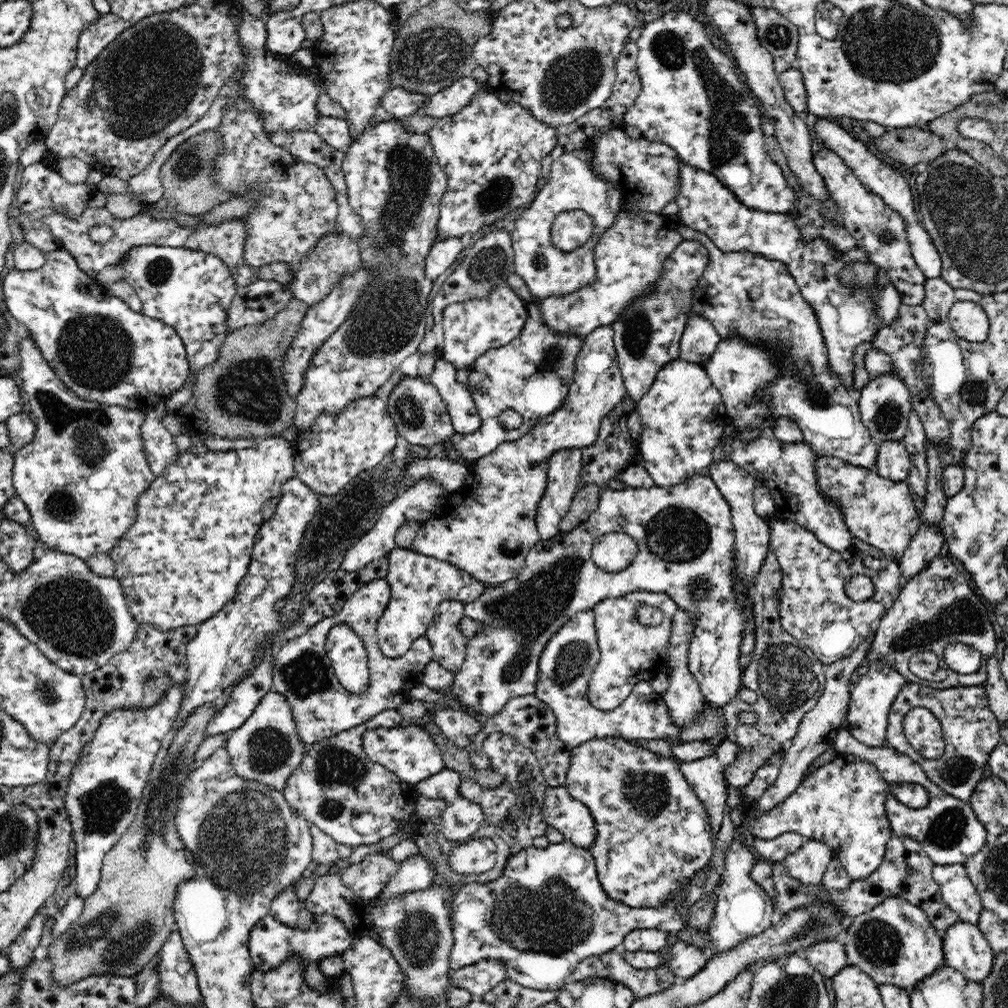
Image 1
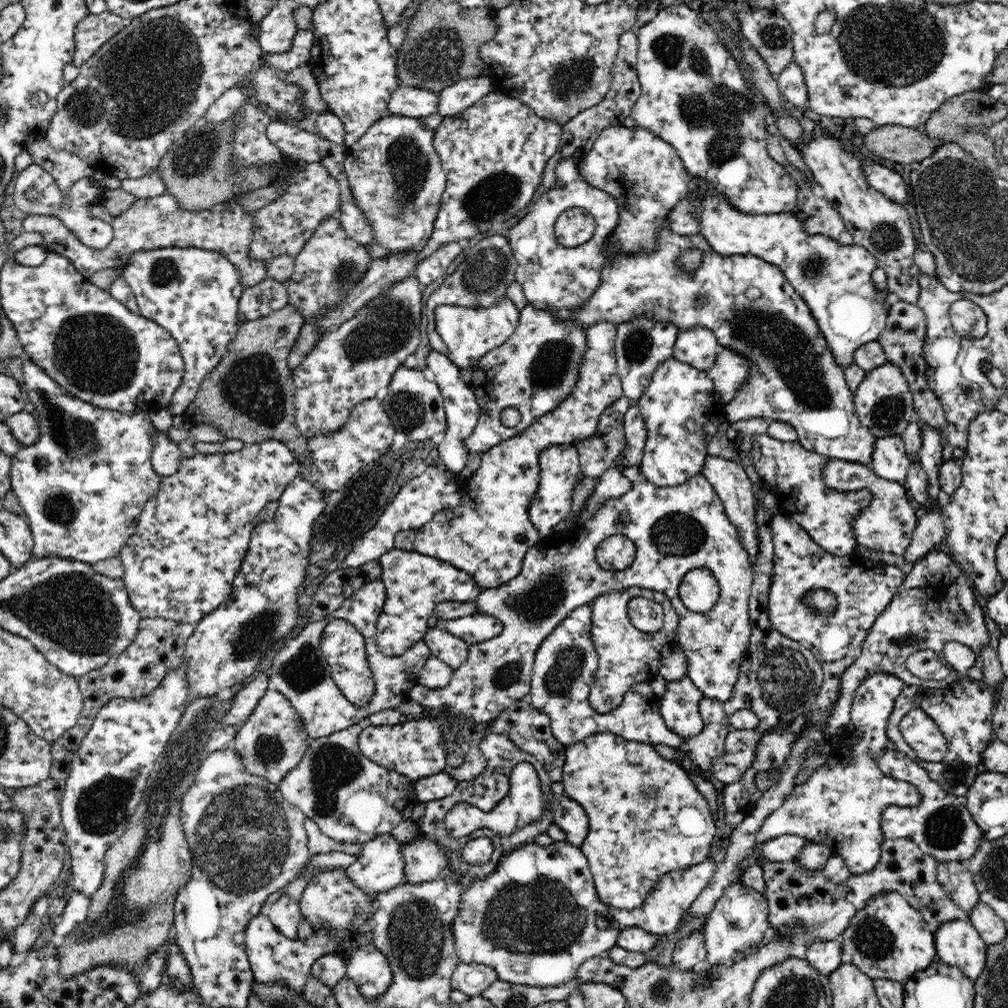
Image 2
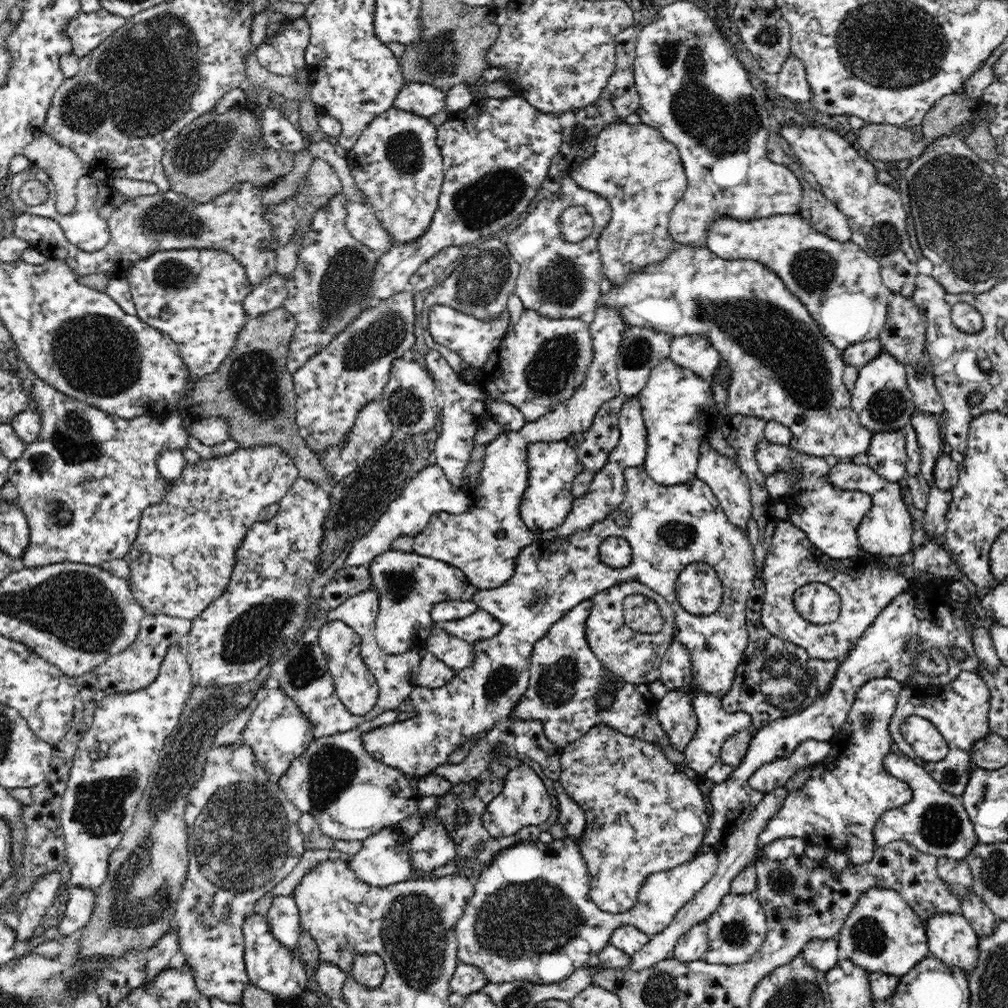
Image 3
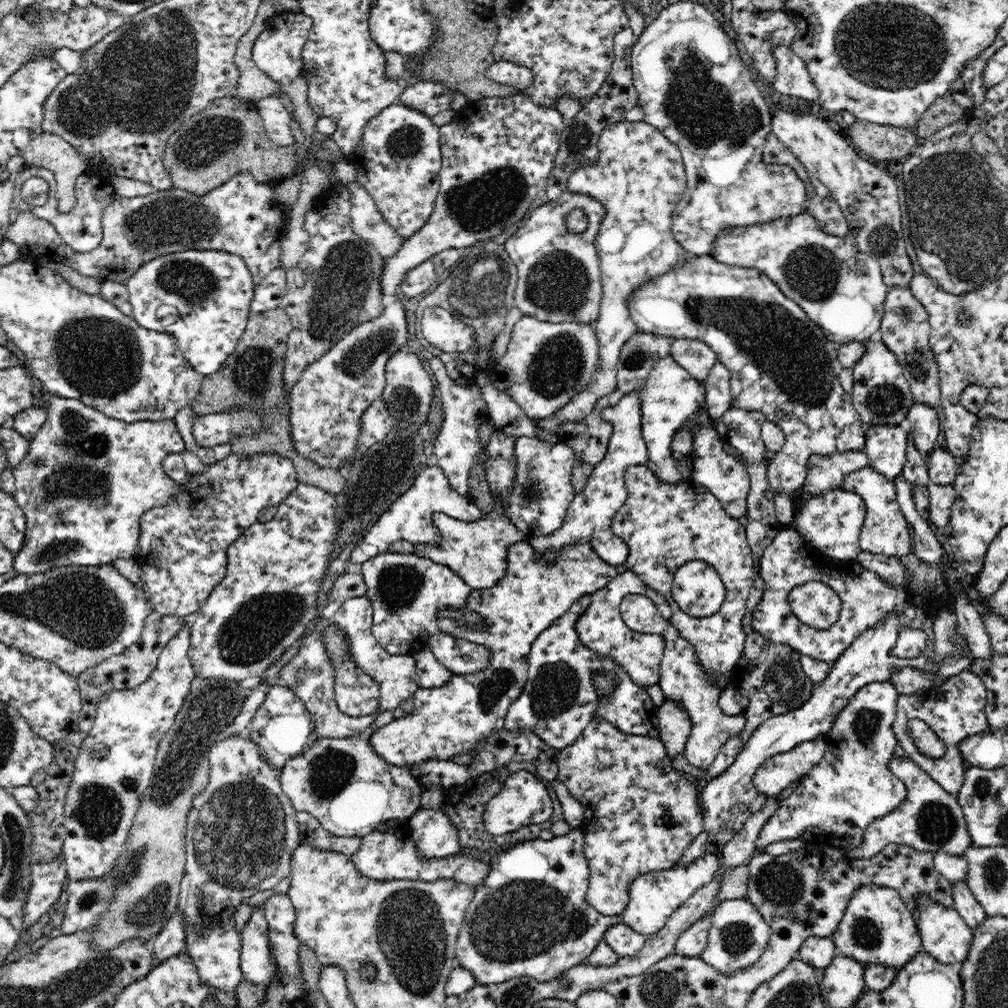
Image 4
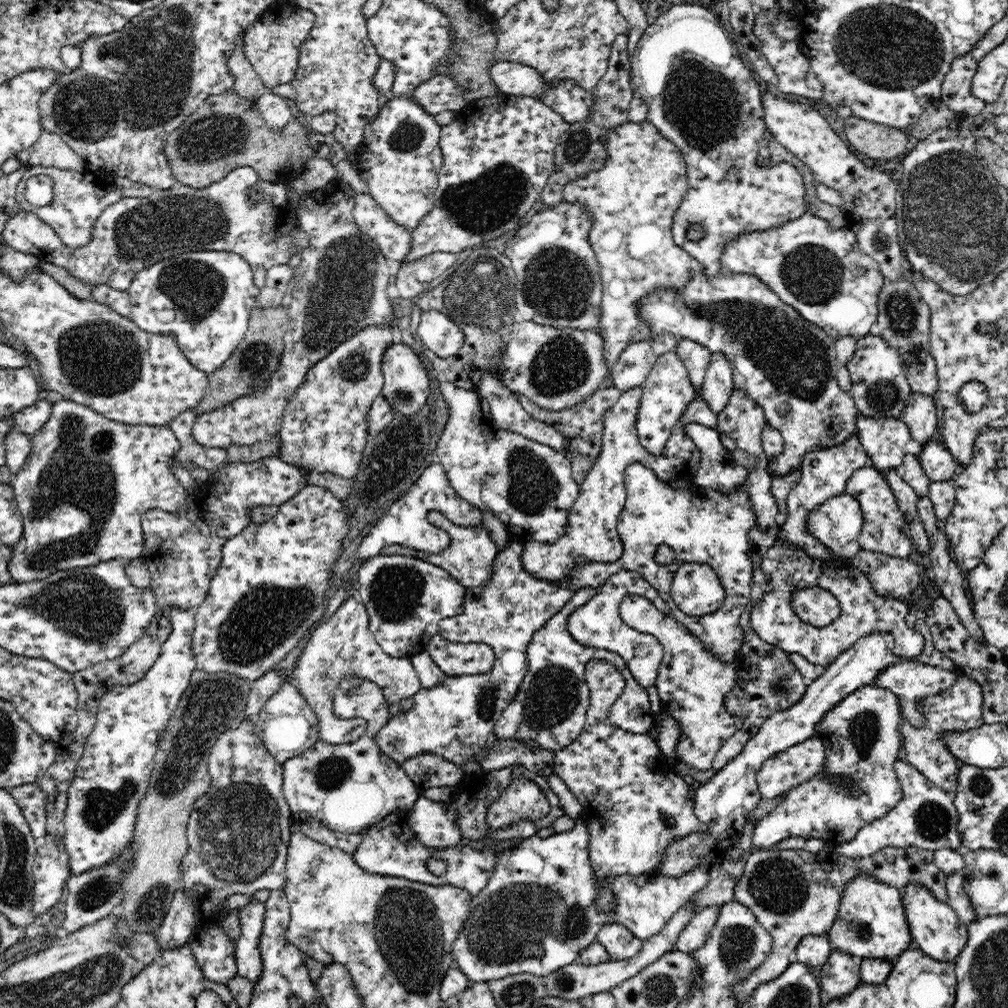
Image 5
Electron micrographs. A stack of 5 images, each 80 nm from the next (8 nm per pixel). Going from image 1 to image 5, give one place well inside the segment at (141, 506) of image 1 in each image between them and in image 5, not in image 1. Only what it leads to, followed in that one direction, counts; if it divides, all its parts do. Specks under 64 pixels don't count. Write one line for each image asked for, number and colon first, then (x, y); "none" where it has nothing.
2: (190, 541)
3: (181, 560)
4: (182, 549)
5: (182, 550)

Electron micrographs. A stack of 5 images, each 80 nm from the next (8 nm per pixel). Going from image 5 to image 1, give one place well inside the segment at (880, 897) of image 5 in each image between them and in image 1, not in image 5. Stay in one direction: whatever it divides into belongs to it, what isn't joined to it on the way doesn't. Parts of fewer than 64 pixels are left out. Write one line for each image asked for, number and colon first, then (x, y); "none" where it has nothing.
1: (894, 943)
2: (889, 939)
3: (882, 933)
4: (877, 927)

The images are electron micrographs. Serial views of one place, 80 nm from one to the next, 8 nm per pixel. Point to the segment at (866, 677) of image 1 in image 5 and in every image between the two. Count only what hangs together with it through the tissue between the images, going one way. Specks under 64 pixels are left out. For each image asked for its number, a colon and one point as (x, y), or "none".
2: (840, 806)
3: (839, 805)
4: (837, 800)
5: (861, 735)

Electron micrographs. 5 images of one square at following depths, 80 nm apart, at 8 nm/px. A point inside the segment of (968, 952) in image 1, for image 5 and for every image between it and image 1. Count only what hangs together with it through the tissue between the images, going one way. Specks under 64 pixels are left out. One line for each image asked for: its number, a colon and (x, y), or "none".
2: (958, 943)
3: (950, 937)
4: (944, 934)
5: (935, 928)

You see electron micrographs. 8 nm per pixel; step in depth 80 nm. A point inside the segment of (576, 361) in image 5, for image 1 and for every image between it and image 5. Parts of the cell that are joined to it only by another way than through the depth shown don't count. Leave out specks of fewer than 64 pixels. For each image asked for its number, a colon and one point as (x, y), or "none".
1: (532, 375)
2: (536, 369)
3: (541, 363)
4: (546, 364)

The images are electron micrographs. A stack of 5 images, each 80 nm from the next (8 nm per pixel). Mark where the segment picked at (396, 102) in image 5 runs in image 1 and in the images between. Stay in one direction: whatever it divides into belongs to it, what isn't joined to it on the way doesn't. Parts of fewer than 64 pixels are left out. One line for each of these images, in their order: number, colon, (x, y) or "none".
1: (394, 182)
2: (396, 177)
3: (396, 162)
4: (398, 158)

